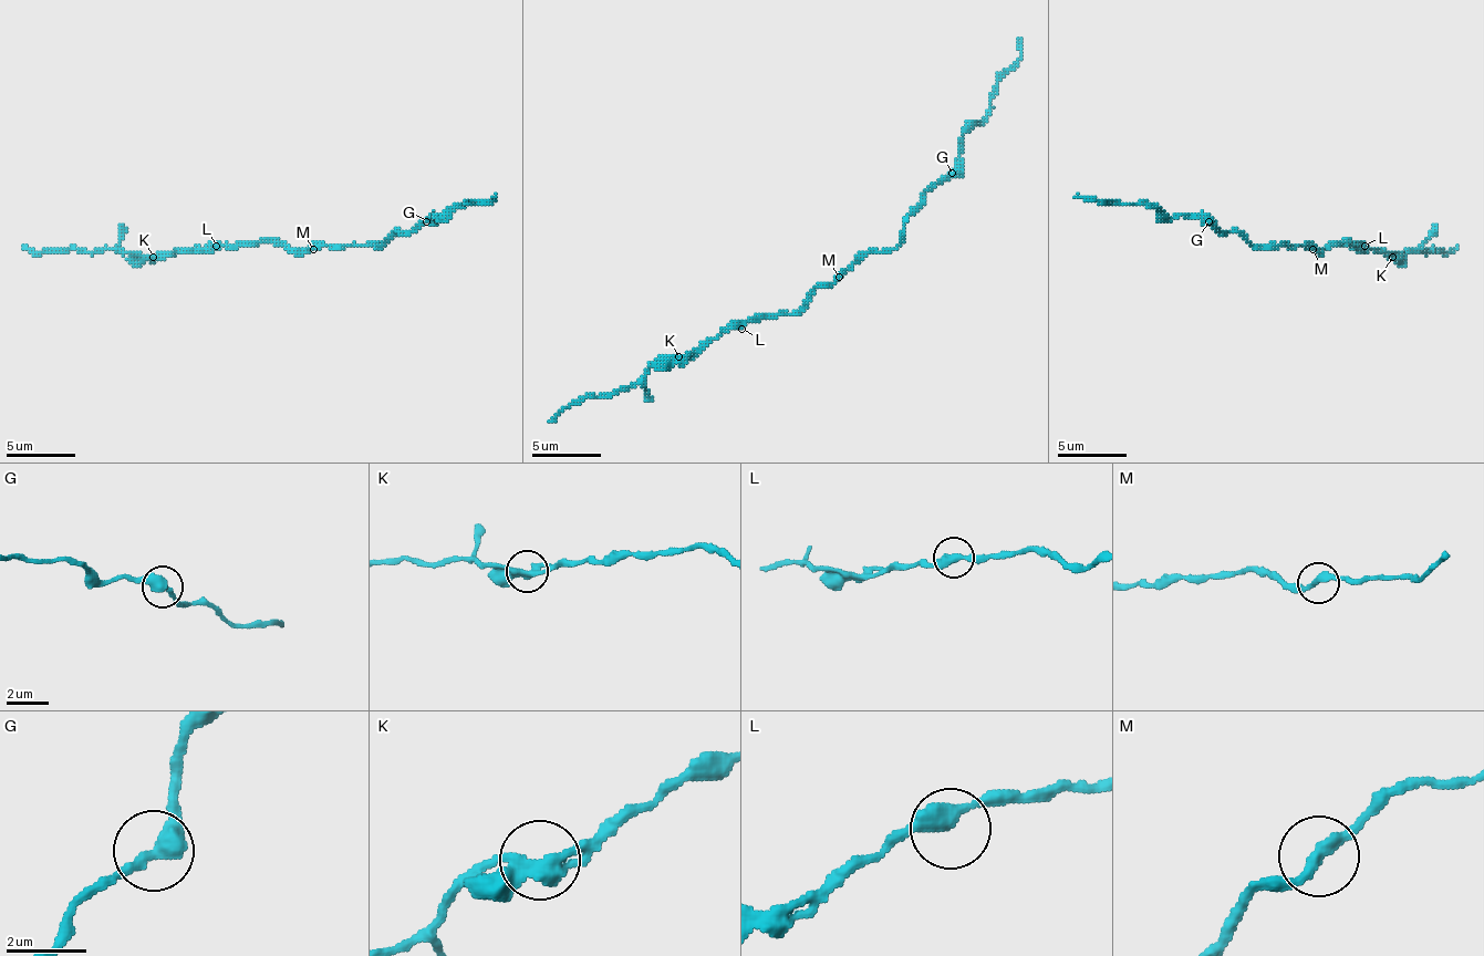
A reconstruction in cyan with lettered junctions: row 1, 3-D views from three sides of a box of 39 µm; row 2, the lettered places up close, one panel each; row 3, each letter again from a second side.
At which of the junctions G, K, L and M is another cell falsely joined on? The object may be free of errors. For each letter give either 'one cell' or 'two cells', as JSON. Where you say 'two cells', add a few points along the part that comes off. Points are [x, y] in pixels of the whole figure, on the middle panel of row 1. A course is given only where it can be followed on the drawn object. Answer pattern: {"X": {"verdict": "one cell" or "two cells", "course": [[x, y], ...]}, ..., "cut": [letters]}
{"G": {"verdict": "one cell"}, "K": {"verdict": "one cell"}, "L": {"verdict": "one cell"}, "M": {"verdict": "one cell"}, "cut": []}

